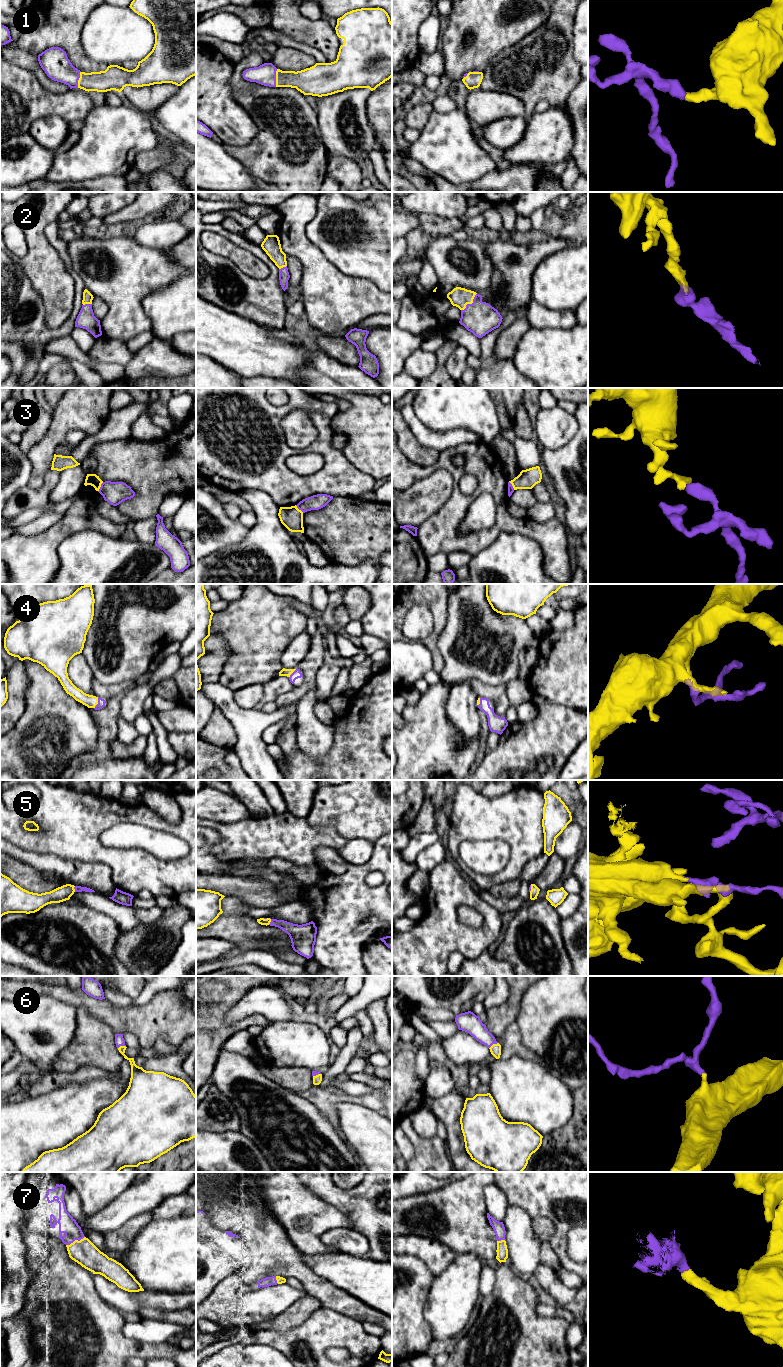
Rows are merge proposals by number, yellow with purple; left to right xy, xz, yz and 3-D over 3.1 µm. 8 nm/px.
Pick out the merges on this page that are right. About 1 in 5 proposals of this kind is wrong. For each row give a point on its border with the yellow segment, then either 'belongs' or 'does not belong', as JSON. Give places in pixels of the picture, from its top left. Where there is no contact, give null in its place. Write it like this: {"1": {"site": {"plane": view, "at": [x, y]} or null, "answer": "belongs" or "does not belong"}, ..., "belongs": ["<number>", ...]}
{"1": {"site": {"plane": "xz", "at": [276, 78]}, "answer": "belongs"}, "2": {"site": {"plane": "yz", "at": [470, 303]}, "answer": "belongs"}, "3": {"site": {"plane": "xy", "at": [100, 486]}, "answer": "does not belong"}, "4": {"site": {"plane": "xy", "at": [97, 703]}, "answer": "belongs"}, "5": {"site": {"plane": "xz", "at": [270, 921]}, "answer": "belongs"}, "6": {"site": {"plane": "yz", "at": [493, 1044]}, "answer": "belongs"}, "7": {"site": {"plane": "xy", "at": [75, 1240]}, "answer": "belongs"}, "belongs": ["1", "2", "4", "5", "6", "7"]}

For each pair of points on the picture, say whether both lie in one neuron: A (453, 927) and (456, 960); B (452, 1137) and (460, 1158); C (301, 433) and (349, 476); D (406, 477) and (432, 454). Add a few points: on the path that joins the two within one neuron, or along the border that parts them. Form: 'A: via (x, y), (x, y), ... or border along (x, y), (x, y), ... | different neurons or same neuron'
A: border along (465, 957), (460, 953), (453, 953), (446, 965) | different neurons
B: via (455, 1142), (457, 1153) | same neuron
C: border along (310, 419), (314, 439), (305, 447), (291, 448) | different neurons
D: border along (402, 452), (421, 466), (432, 465), (439, 457) | different neurons

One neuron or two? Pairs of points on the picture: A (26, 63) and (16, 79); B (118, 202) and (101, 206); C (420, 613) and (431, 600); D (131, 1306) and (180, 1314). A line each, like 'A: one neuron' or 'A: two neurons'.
A: two neurons
B: one neuron
C: two neurons
D: two neurons

